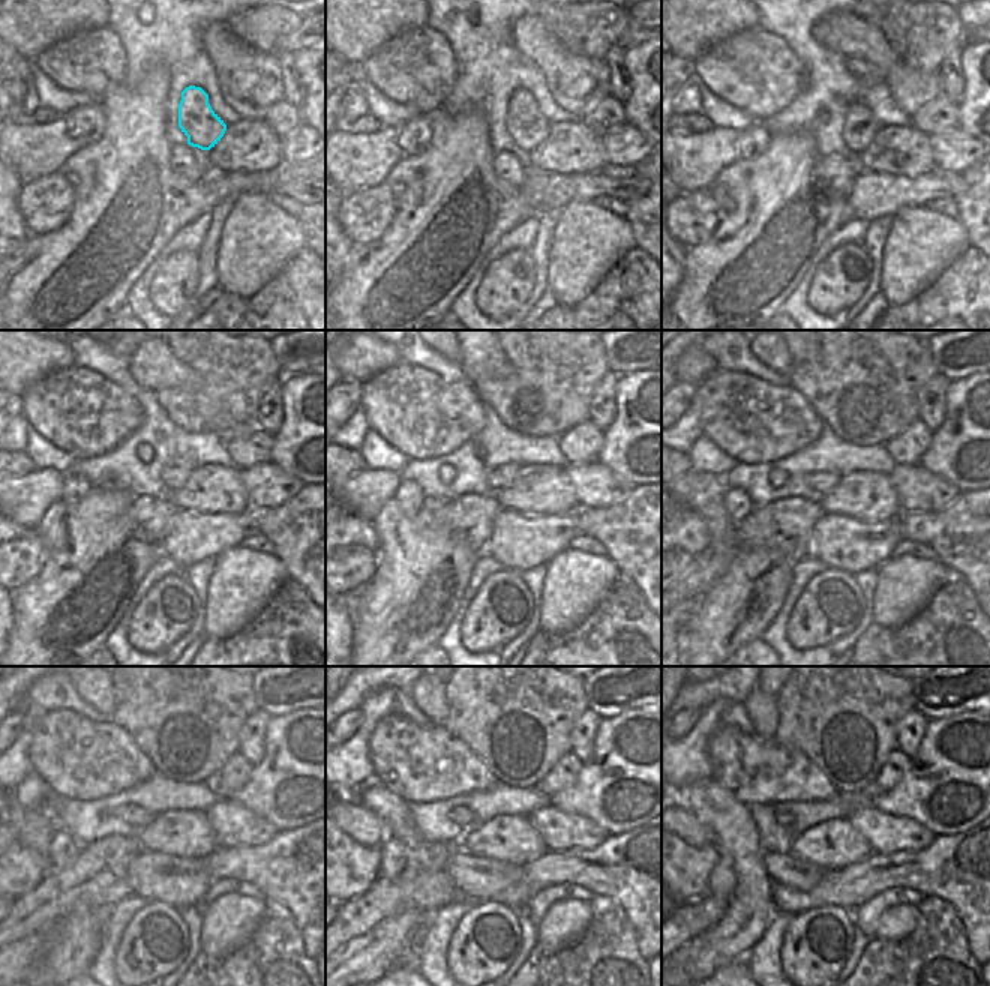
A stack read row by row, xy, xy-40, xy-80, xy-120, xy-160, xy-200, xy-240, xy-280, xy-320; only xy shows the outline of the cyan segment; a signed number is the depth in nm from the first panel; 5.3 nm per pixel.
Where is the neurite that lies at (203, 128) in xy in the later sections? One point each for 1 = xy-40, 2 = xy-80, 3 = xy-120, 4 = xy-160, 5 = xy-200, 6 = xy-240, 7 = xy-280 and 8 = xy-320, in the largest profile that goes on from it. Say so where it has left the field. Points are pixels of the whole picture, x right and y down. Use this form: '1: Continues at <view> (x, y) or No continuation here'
1: Continues at xy-40 (525, 123)
2: Continues at xy-80 (860, 126)
3: Continues at xy-120 (174, 476)
4: Continues at xy-160 (500, 477)
5: Continues at xy-200 (822, 482)
6: Continues at xy-240 (134, 815)
7: Continues at xy-280 (461, 815)
8: Continues at xy-320 (782, 817).

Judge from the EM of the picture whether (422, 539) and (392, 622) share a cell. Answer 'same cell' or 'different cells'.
same cell

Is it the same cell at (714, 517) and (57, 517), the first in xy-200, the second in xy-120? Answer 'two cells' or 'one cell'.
one cell

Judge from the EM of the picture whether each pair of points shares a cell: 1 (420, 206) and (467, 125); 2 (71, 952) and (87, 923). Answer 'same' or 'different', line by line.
1: same
2: same

